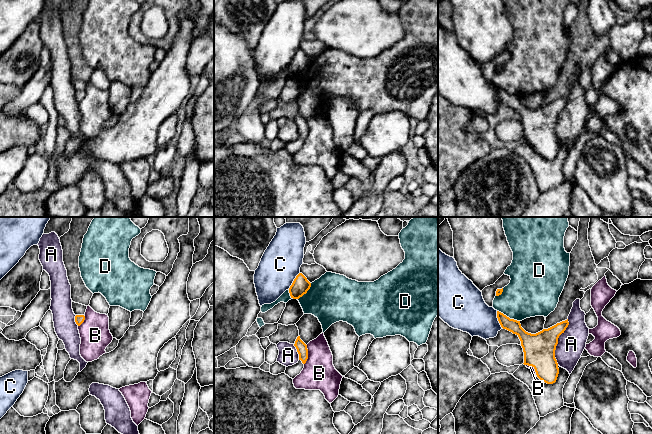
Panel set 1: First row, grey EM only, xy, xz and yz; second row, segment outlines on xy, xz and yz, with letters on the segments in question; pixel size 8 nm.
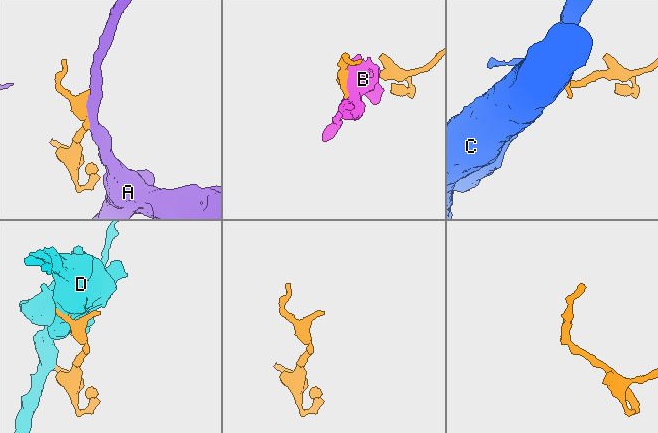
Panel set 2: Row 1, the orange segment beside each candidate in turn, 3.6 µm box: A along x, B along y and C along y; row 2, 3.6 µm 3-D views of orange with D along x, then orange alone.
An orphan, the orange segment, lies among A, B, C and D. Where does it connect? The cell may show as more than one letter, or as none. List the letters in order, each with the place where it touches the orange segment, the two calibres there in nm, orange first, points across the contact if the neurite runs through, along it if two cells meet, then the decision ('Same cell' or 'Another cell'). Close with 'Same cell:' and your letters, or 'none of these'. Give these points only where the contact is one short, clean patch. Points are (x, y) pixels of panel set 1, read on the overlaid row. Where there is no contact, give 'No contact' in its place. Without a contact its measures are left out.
A: Touches orange at yz (557, 342). Thickness 260 nm (orange) against 220 nm. Another cell
B: Touches orange at xz (307, 355). Thickness 90 nm (orange) against 260 nm. Another cell
C: Touches orange at yz (498, 319). Thickness 110 nm (orange) against 320 nm. Boundary: yz (496, 311), (496, 317), (502, 327). Another cell
D: Touches orange at yz (508, 317). Thickness 130 nm (orange) against 360 nm. Another cell
Same cell: none of these

